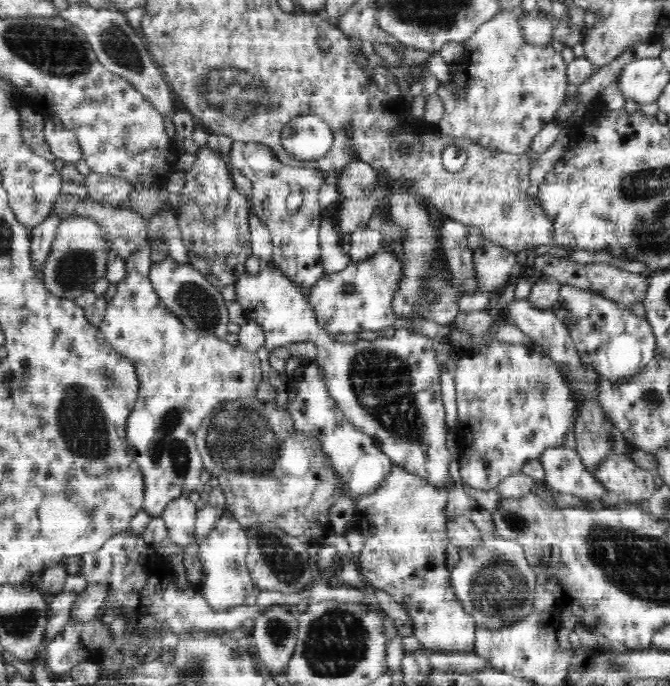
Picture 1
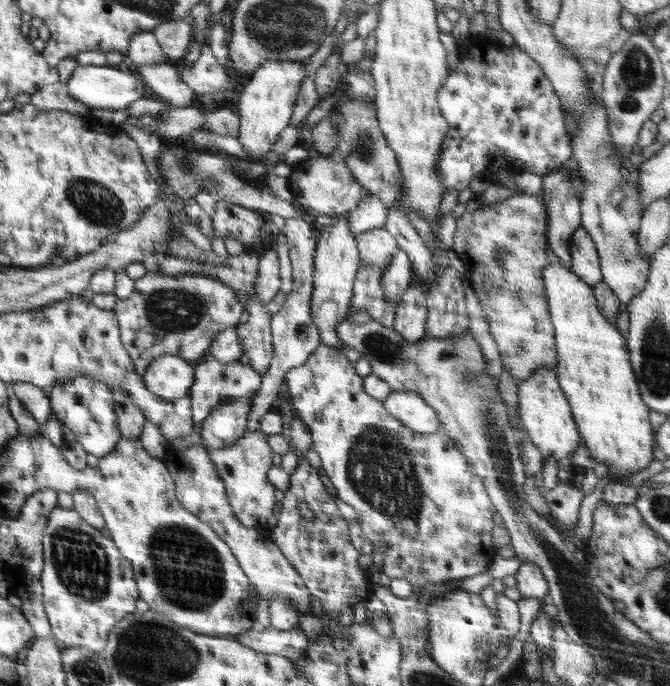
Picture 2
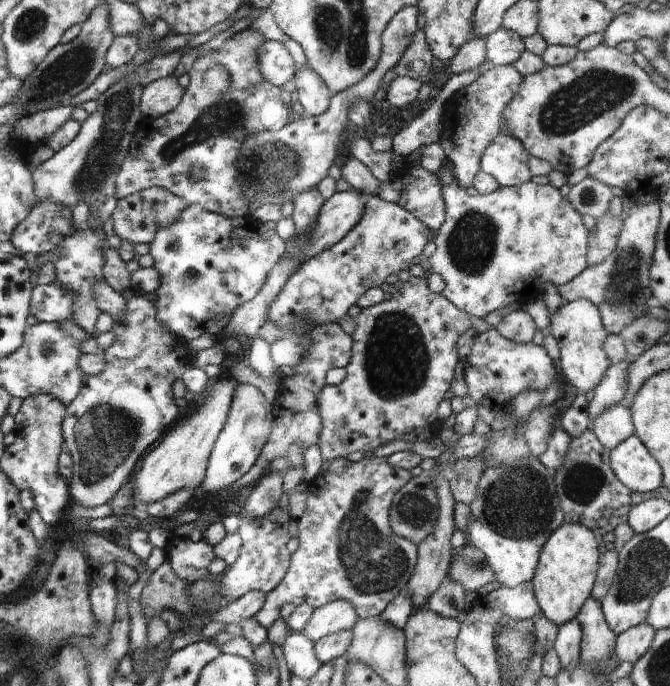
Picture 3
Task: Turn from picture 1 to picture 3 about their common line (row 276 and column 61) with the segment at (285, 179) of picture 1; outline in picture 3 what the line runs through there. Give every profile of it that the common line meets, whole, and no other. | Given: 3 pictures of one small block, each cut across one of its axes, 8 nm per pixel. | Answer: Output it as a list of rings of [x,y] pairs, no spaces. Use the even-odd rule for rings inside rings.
[[[58,283],[36,284],[31,292],[29,314],[43,323],[73,319],[73,298],[74,293]]]

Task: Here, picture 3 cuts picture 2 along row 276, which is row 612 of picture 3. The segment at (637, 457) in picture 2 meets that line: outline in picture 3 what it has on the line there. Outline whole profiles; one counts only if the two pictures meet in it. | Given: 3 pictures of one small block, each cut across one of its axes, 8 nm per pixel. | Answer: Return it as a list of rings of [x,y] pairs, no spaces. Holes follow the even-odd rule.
[[[563,523],[544,543],[532,580],[533,591],[542,614],[557,627],[576,619],[591,596],[602,549],[602,544],[591,530],[576,523]]]

